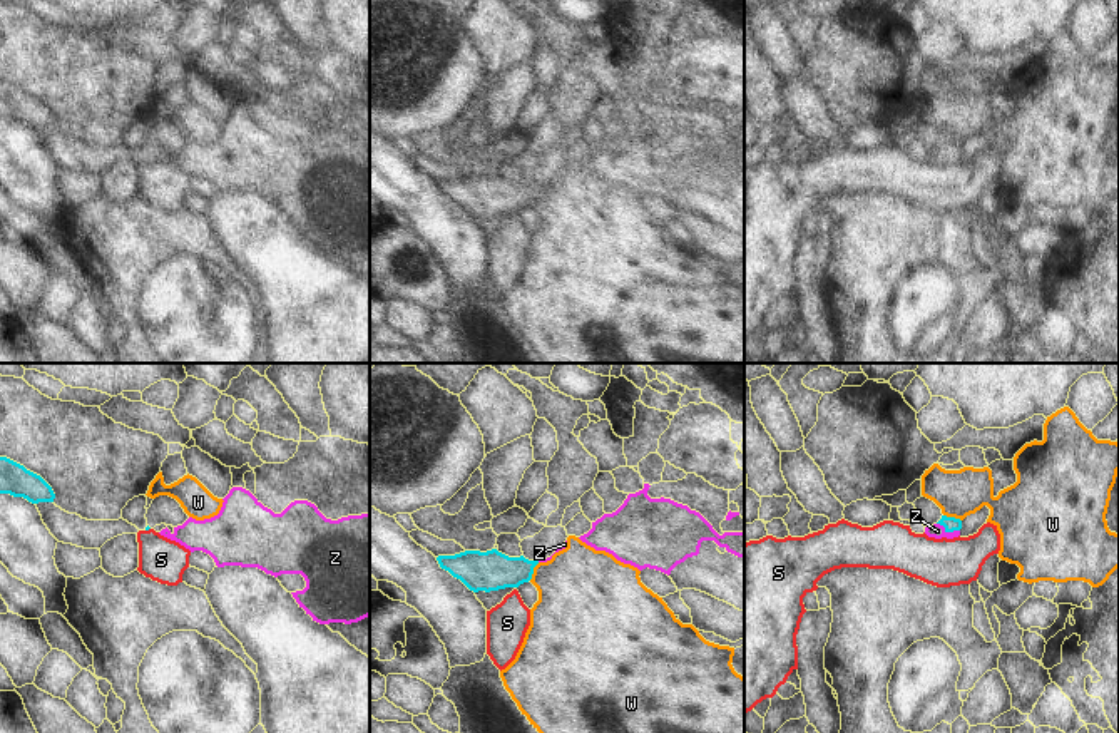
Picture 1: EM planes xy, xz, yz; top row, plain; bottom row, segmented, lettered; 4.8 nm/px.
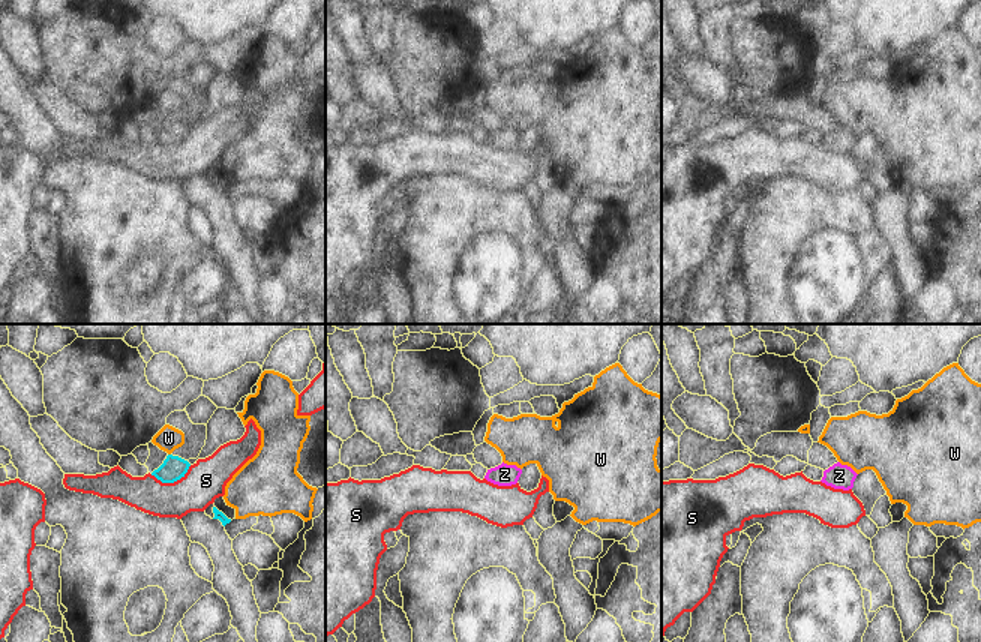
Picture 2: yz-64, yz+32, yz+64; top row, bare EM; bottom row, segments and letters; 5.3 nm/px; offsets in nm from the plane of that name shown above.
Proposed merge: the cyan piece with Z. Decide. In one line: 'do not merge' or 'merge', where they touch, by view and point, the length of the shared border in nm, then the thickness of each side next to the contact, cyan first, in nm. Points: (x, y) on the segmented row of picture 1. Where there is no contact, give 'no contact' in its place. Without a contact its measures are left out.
merge | yz (949, 531) | 120 nm | 70/70 nm

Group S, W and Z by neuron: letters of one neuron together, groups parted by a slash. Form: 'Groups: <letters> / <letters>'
Groups: S / W / Z

